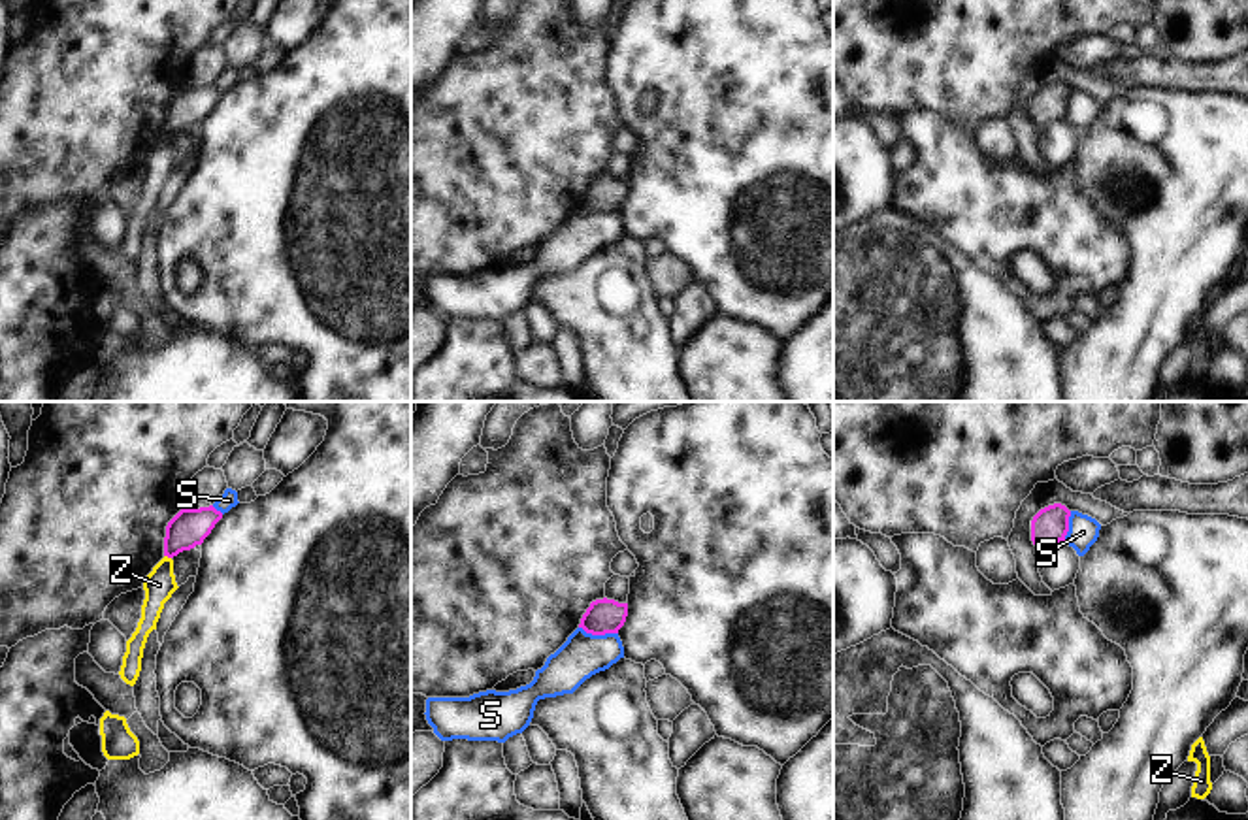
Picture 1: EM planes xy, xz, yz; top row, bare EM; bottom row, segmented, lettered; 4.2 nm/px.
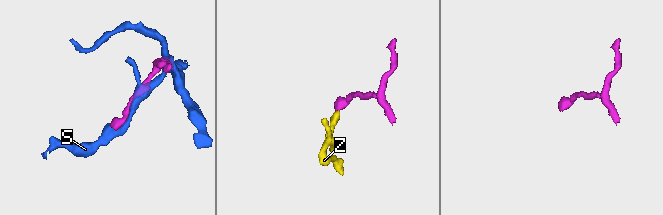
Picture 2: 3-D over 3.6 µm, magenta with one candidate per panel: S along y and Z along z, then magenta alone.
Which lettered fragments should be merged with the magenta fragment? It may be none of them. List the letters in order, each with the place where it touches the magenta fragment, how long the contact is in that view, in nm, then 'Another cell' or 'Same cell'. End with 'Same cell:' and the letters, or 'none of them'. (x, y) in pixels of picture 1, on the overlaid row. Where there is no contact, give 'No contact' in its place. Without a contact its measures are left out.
S: Touches magenta at xz (598, 634). Shared border 170 nm. Another cell
Z: Touches magenta at xy (168, 557). Shared border 40 nm. Another cell
Same cell: none of them.

